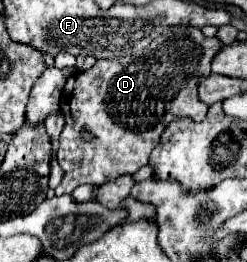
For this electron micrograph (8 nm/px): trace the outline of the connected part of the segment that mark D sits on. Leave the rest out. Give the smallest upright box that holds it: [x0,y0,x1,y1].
[56,27,224,193]

